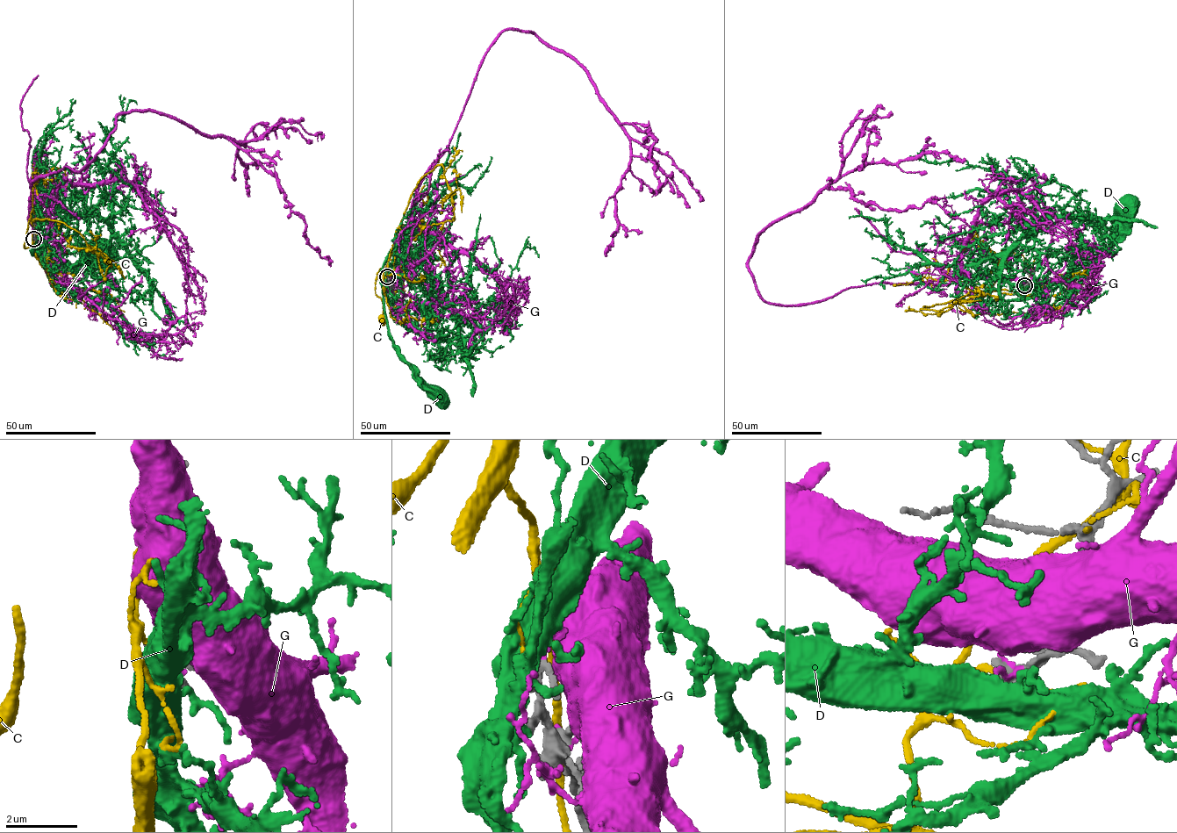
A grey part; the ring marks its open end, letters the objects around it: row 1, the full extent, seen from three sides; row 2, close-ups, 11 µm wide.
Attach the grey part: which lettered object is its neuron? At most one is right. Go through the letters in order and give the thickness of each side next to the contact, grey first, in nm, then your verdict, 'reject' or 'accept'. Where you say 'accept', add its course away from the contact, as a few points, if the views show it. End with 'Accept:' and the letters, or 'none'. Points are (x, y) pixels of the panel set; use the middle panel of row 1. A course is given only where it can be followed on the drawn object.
C: calibres 200 and 110 nm; reject
D: calibres 200 and 550 nm; accept; course (388, 276), (398, 261), (412, 254), (409, 251), (393, 248), (383, 265), (384, 316), (397, 353), (436, 394)
G: calibres 200 and 170 nm; reject
Accept: D

